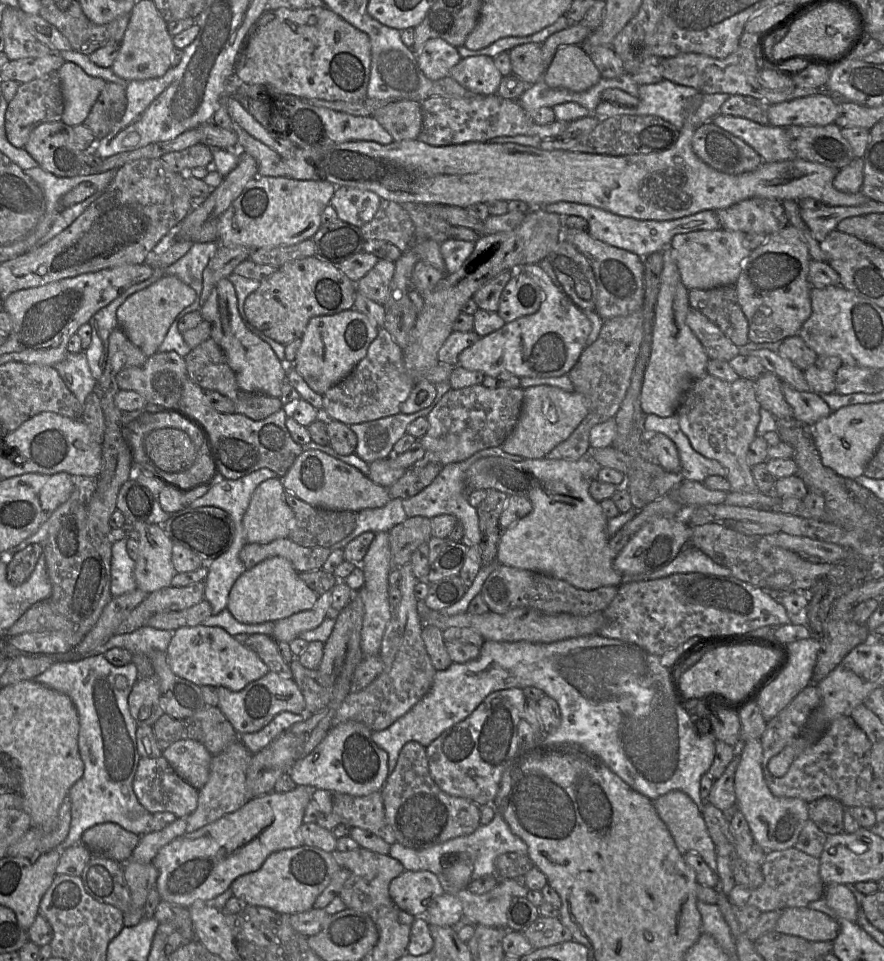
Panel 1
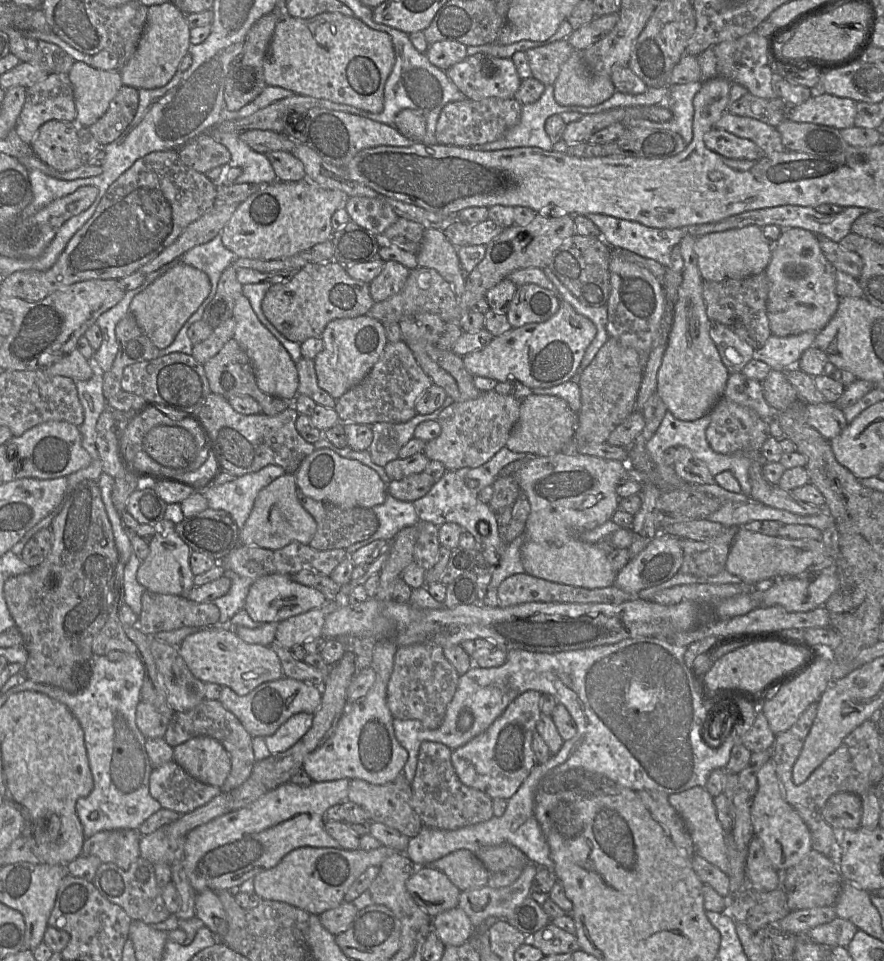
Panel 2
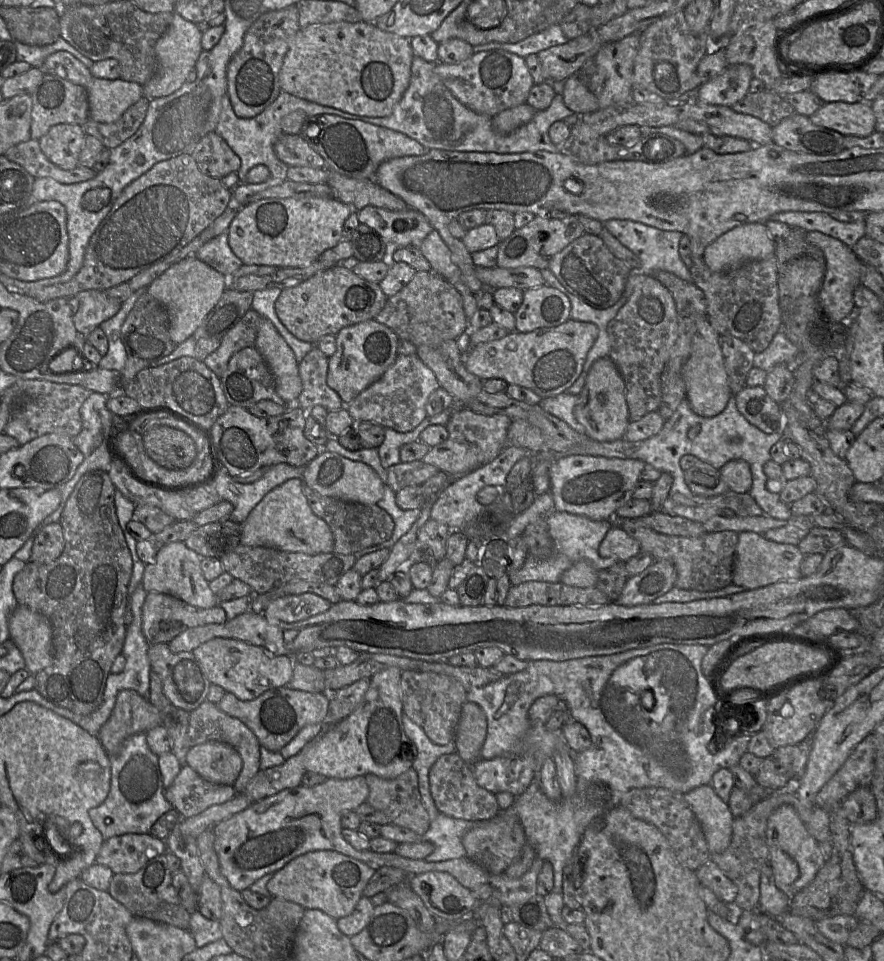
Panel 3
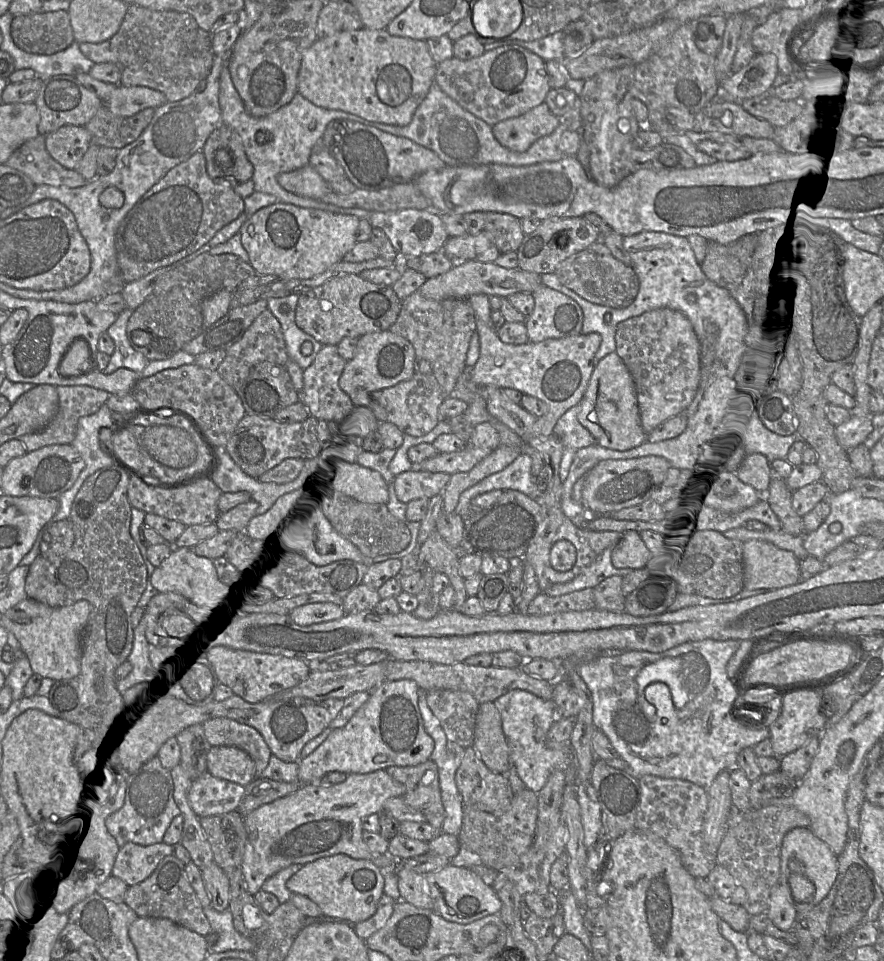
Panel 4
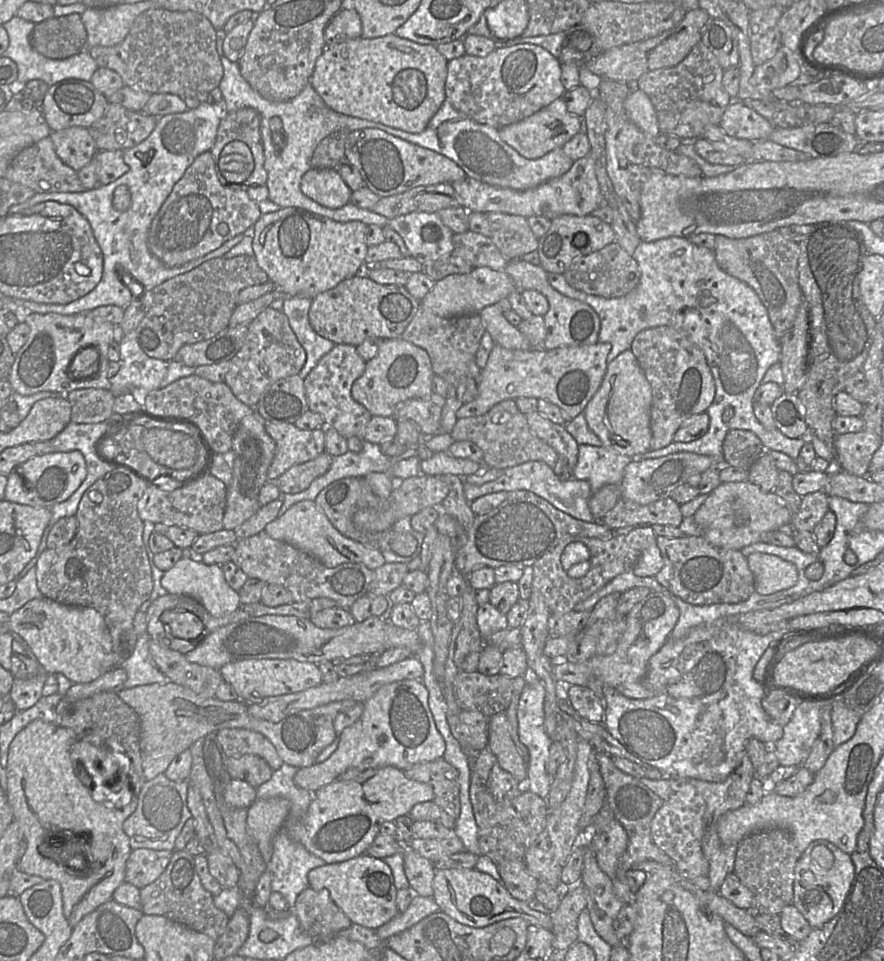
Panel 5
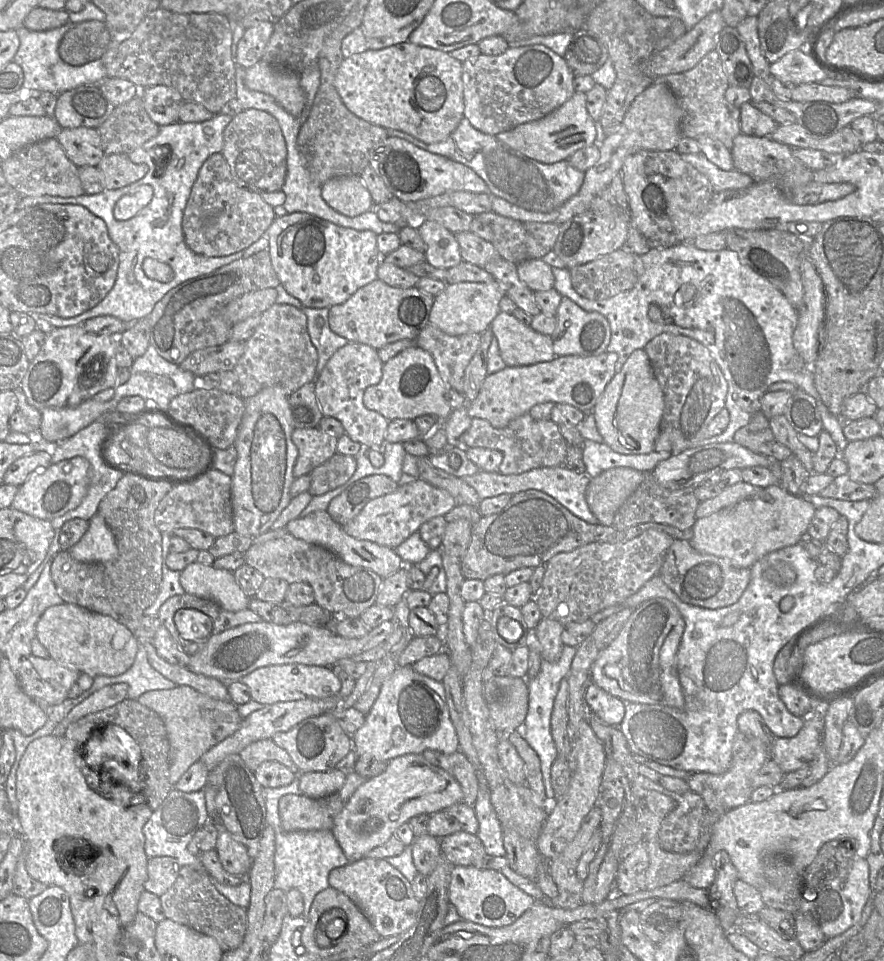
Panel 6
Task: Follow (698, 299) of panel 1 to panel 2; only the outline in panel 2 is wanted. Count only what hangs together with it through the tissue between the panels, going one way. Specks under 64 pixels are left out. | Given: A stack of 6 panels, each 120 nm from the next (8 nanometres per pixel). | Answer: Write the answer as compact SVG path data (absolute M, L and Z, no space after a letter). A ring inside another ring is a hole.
M764 272L741 279L703 280L702 286L708 318L726 325L754 350L762 348L772 334L767 316L768 292L769 282Z

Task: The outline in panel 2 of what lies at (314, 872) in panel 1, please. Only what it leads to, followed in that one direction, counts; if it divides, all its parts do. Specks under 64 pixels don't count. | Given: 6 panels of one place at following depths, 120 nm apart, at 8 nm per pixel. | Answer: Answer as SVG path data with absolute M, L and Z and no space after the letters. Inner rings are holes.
M380 846L377 849L370 850L370 851L363 851L360 849L357 850L344 850L342 848L315 848L315 847L302 847L295 849L288 853L286 856L282 858L282 860L273 868L266 870L264 872L261 872L257 874L253 879L253 885L254 885L254 893L258 895L262 900L270 900L270 901L278 901L278 902L284 902L289 905L292 905L296 908L299 908L308 914L315 914L319 915L327 910L333 909L338 907L341 903L345 902L344 897L347 892L347 890L350 888L350 886L353 884L353 882L361 875L363 874L368 868L370 867L379 867L379 865L388 857L395 855L397 853L404 853L399 852L393 848L386 847L386 846Z

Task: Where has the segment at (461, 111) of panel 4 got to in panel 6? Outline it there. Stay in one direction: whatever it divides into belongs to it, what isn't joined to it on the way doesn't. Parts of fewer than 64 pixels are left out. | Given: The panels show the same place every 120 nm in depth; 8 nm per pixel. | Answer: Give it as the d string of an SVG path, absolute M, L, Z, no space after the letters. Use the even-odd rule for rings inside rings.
M465 117L447 139L431 144L400 130L386 129L386 132L389 136L405 139L418 148L464 164L487 184L490 195L529 211L552 212L577 194L583 184L584 172L574 168L568 160L544 164L528 158L498 141L496 136L477 130Z

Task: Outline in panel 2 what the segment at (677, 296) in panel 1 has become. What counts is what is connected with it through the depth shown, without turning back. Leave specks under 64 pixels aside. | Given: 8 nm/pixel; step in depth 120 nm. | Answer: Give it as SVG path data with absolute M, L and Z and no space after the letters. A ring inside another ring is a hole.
M687 235L679 243L684 258L682 283L674 306L673 323L668 342L657 372L657 393L674 417L695 421L710 412L715 403L724 397L730 373L710 337L710 319L702 296L703 279L694 250L696 237Z

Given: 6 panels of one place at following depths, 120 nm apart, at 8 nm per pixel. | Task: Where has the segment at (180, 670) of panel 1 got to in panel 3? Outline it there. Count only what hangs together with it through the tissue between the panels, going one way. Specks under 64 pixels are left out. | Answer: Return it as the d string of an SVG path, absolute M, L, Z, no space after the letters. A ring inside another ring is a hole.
M213 638L192 651L211 684L221 686L242 701L256 699L264 692L287 686L293 676L294 658L277 655L263 647L229 638Z

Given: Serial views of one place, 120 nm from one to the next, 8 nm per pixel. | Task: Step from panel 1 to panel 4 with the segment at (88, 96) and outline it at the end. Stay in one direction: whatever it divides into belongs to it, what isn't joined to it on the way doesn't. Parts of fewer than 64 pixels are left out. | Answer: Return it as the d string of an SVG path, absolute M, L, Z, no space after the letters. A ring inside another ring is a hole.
M118 84L110 98L103 102L116 116L130 117L146 108L156 109L167 102L166 96L145 86L123 86Z

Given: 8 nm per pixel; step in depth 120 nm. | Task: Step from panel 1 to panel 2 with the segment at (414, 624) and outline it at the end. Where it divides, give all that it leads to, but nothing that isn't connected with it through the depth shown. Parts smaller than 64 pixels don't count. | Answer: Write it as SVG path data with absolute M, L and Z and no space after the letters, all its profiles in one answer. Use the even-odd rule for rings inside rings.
M415 644L397 647L387 686L387 706L394 719L414 719L427 729L438 729L458 687L460 674L437 645Z

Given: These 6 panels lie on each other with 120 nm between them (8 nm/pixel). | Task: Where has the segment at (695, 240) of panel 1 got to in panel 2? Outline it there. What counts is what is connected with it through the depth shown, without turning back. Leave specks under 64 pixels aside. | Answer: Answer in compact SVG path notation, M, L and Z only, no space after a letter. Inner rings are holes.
M755 225L702 235L696 238L694 250L704 281L741 279L758 274L764 272L771 259L771 244L763 237L761 227Z

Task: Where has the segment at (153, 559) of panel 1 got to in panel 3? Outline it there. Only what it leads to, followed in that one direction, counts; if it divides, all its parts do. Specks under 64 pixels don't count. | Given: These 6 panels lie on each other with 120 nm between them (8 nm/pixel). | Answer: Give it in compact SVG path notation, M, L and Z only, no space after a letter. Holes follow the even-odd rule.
M177 541L158 546L156 561L147 564L142 578L142 587L146 592L158 592L172 595L198 608L212 608L218 606L218 596L209 588L200 562L202 556L189 549L184 542Z

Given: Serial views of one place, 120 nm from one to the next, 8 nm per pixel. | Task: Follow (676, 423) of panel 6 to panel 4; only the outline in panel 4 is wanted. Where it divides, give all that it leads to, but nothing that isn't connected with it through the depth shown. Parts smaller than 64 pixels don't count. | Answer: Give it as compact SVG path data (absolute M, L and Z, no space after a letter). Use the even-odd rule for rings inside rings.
M660 308L620 322L615 352L634 380L641 425L648 434L674 416L684 414L701 379L700 343L690 320L681 312Z

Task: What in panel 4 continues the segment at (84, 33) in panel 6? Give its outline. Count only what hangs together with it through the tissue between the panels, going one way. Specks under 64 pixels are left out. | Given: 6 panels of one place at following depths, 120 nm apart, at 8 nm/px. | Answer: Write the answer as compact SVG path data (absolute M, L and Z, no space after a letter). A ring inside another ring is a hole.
M40 11L13 17L11 36L18 48L33 54L51 55L75 41L67 11Z

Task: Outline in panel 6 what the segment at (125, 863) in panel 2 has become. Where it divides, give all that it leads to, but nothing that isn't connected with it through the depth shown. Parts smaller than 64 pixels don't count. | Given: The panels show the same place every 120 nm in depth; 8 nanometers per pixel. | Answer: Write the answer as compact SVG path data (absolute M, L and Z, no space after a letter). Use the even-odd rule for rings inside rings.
M168 856L148 859L146 891L160 897L175 883L181 866L175 858Z

